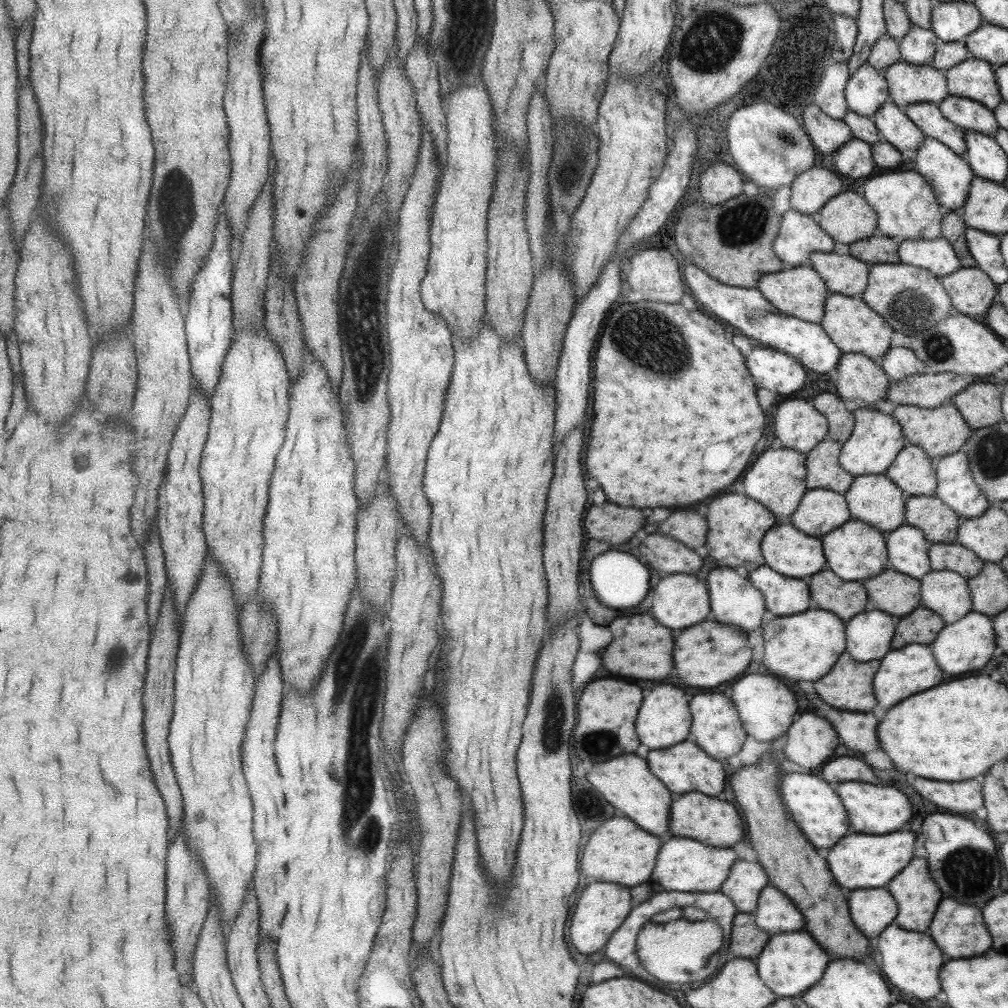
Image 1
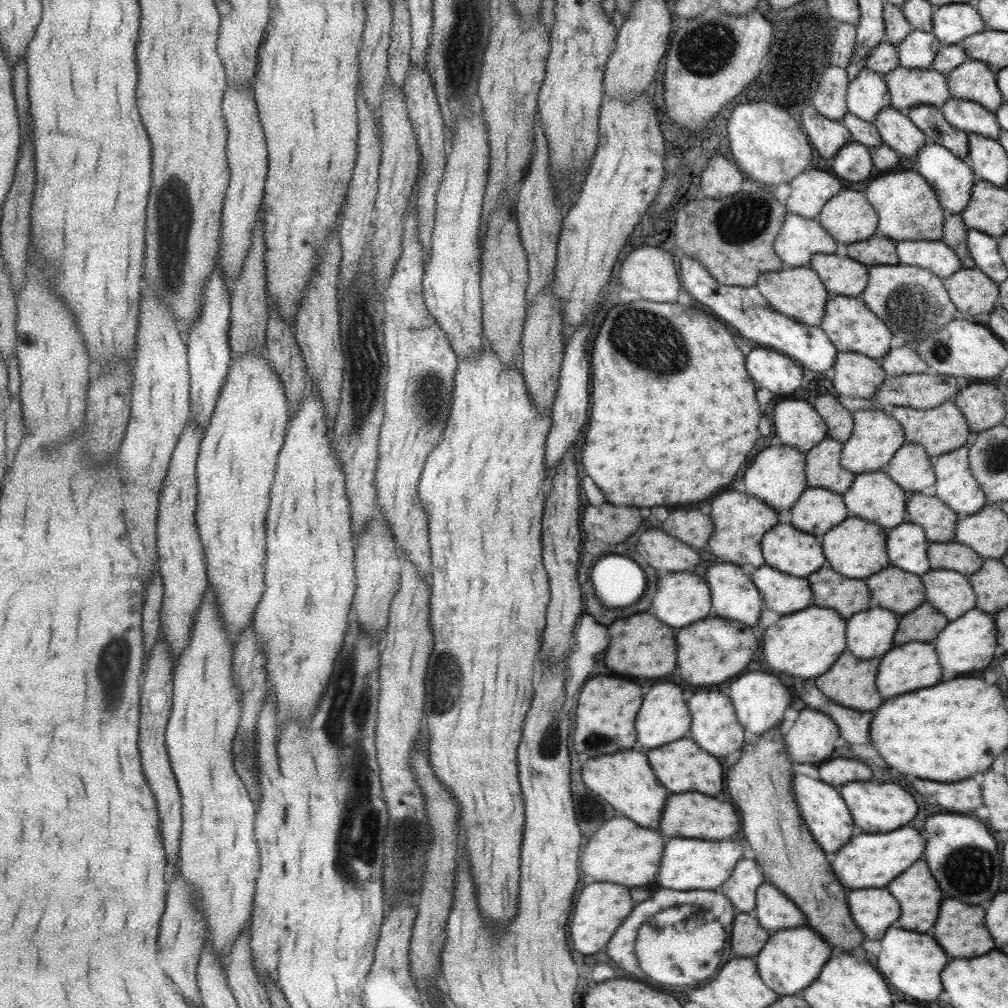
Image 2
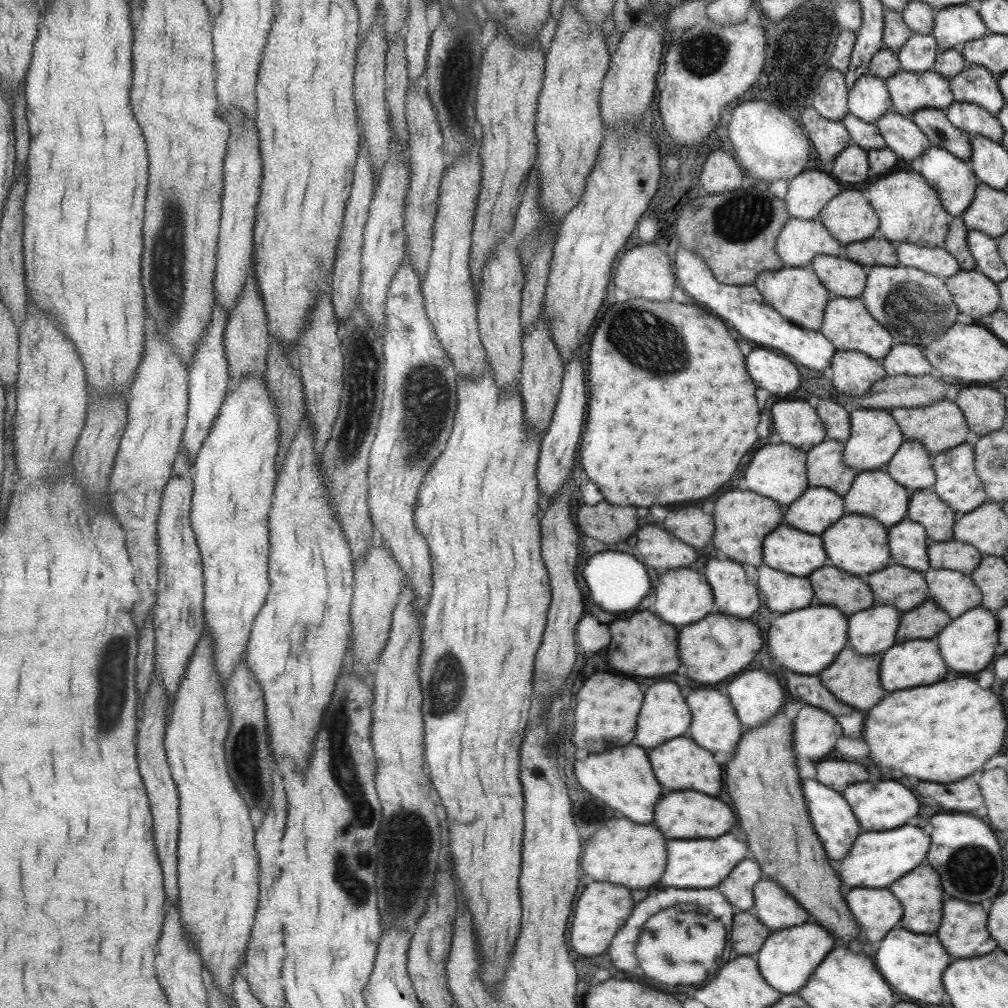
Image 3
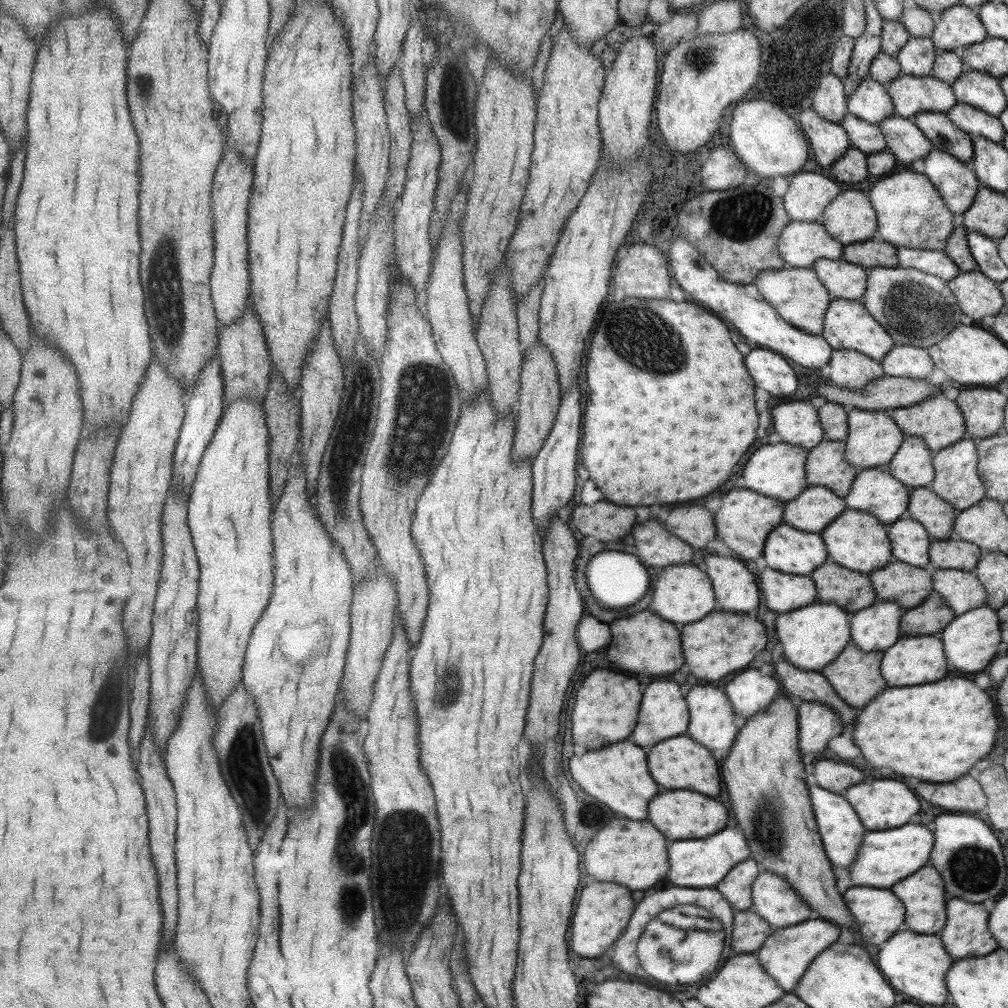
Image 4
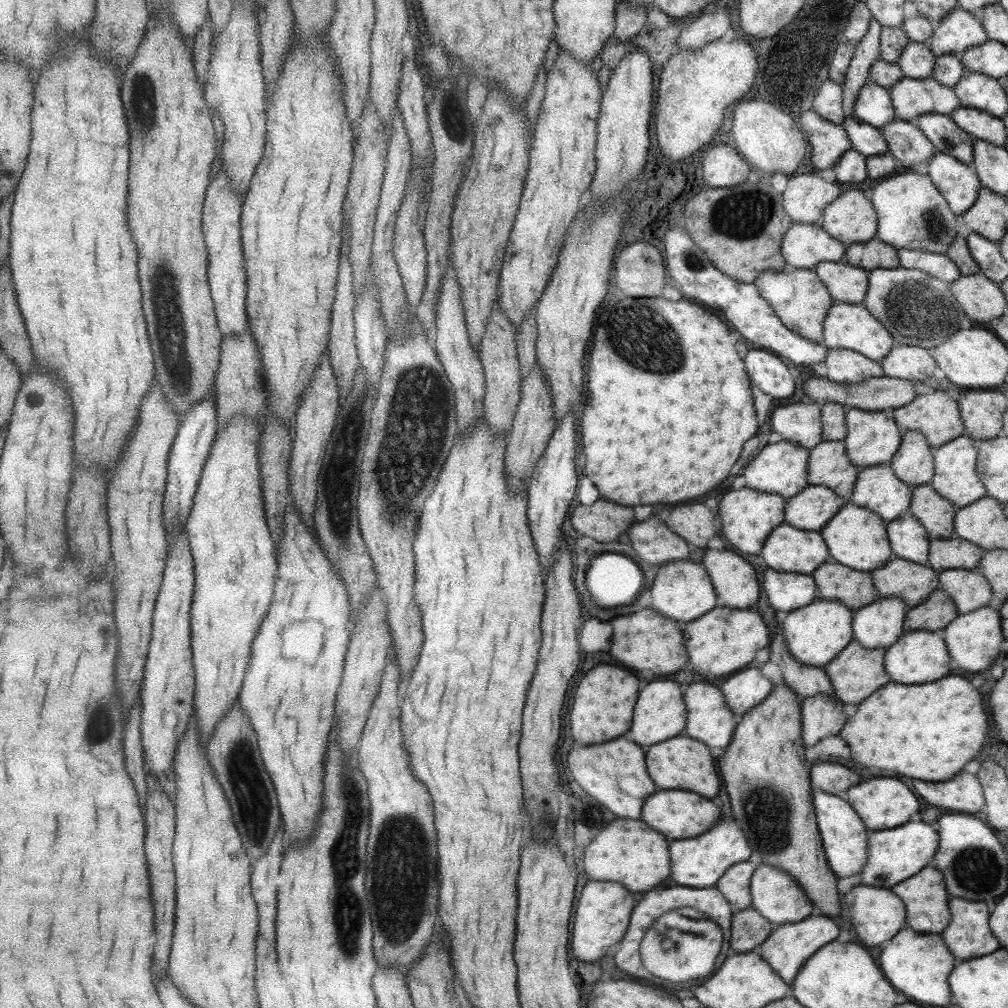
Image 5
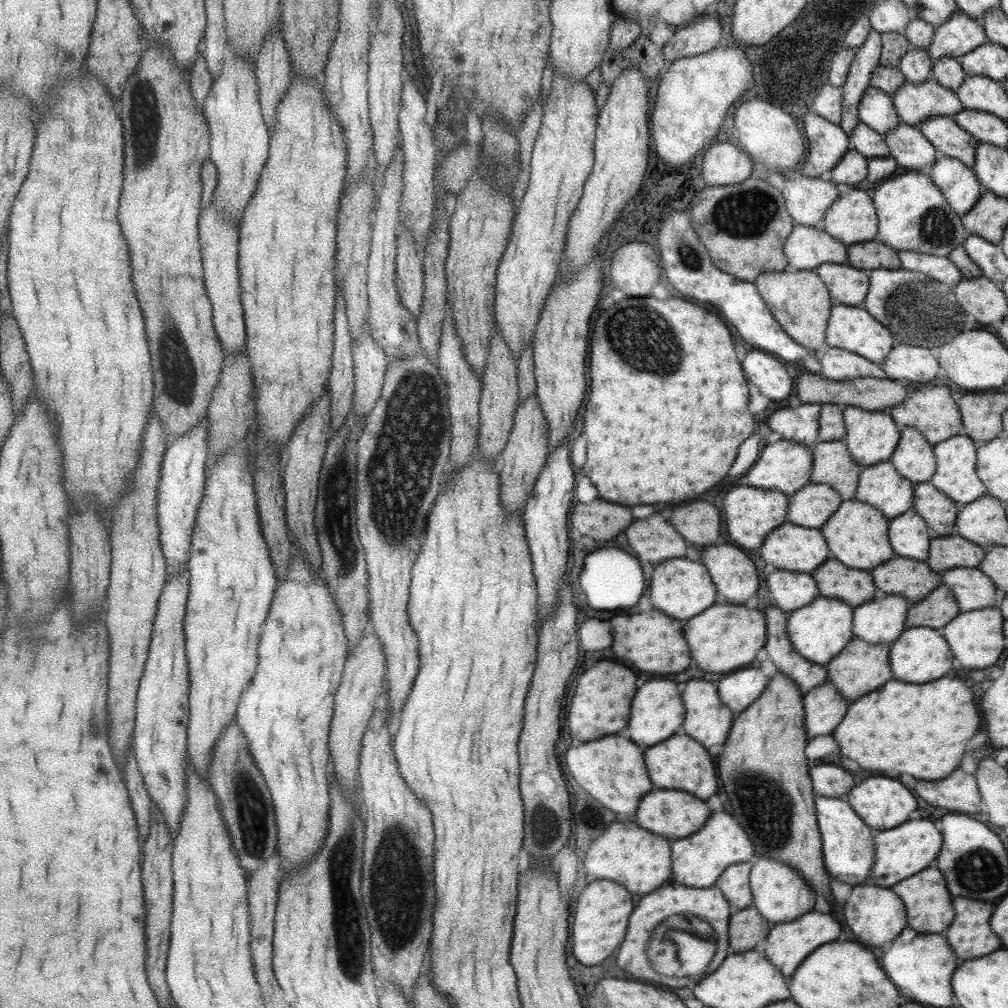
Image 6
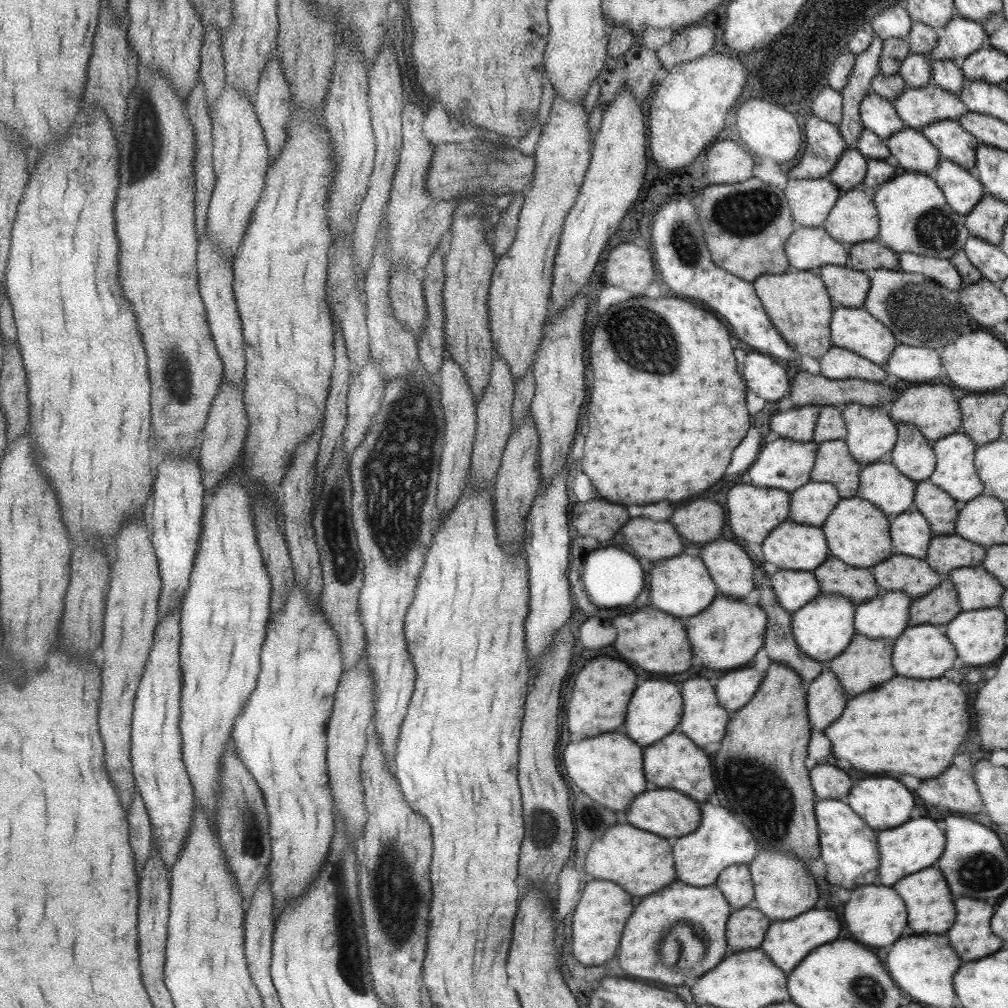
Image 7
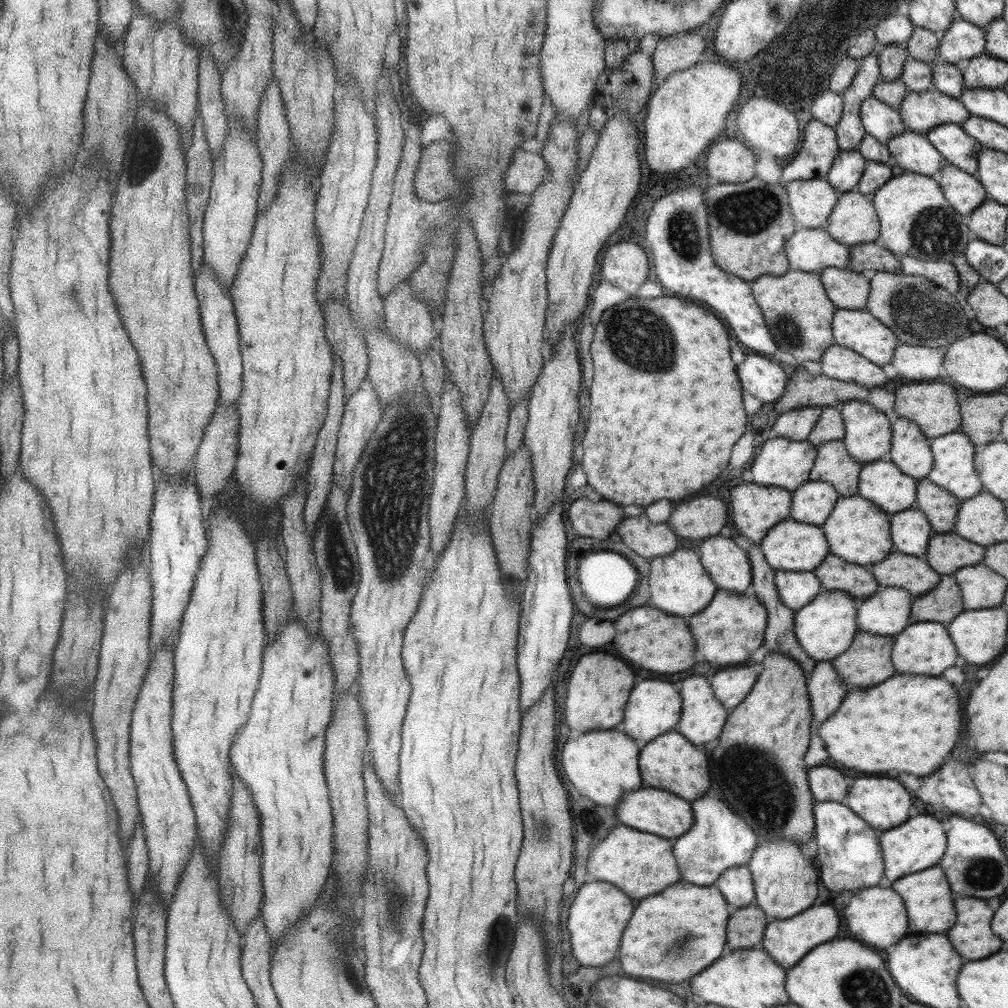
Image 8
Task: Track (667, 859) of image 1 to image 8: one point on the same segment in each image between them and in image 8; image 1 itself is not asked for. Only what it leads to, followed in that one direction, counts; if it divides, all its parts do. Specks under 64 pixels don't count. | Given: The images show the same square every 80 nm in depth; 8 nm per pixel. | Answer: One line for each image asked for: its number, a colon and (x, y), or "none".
2: (687, 864)
3: (690, 863)
4: (701, 863)
5: (698, 862)
6: (698, 861)
7: (720, 840)
8: (718, 839)

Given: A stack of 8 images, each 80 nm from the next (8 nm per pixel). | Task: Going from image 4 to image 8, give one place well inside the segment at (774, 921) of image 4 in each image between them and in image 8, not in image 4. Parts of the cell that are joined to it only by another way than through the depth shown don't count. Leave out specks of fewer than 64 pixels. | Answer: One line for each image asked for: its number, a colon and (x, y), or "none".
5: (775, 895)
6: (780, 894)
7: (783, 887)
8: (785, 882)

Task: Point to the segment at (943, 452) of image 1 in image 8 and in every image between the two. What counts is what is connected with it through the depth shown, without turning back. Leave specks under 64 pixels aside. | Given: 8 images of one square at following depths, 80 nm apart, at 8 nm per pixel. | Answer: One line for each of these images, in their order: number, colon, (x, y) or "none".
2: (942, 428)
3: (941, 425)
4: (938, 421)
5: (936, 416)
6: (930, 409)
7: (932, 409)
8: (933, 406)

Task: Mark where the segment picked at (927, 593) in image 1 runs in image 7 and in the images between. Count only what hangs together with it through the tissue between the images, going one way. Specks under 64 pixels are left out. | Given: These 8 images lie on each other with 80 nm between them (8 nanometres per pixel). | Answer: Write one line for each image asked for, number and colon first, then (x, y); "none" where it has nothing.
2: (949, 592)
3: (954, 592)
4: (961, 590)
5: (969, 591)
6: (972, 589)
7: (976, 588)

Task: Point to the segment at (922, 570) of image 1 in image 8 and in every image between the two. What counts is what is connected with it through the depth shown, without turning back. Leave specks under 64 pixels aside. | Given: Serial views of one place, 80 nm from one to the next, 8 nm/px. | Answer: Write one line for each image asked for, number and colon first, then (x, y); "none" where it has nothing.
2: (906, 545)
3: (907, 540)
4: (909, 542)
5: (908, 539)
6: (908, 534)
7: (910, 534)
8: (910, 530)

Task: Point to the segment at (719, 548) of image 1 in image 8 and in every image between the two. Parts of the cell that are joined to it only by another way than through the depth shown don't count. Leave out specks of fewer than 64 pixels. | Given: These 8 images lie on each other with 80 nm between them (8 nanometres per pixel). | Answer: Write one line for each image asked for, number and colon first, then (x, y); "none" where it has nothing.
2: (740, 520)
3: (742, 519)
4: (745, 518)
5: (747, 516)
6: (750, 513)
7: (752, 512)
8: (755, 508)

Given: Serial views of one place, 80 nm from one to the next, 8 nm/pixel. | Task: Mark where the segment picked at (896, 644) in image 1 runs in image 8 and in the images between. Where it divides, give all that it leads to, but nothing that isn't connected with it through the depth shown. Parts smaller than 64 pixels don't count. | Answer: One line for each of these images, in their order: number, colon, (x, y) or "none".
2: (922, 624)
3: (924, 621)
4: (928, 618)
5: (938, 610)
6: (939, 606)
7: (937, 607)
8: (940, 604)

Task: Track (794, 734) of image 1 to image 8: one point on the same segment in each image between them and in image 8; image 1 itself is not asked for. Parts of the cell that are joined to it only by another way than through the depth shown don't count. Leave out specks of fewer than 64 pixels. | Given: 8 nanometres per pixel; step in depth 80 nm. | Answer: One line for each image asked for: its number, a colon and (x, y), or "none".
2: (813, 735)
3: (815, 731)
4: (817, 722)
5: (821, 715)
6: (824, 706)
7: (825, 698)
8: (825, 688)

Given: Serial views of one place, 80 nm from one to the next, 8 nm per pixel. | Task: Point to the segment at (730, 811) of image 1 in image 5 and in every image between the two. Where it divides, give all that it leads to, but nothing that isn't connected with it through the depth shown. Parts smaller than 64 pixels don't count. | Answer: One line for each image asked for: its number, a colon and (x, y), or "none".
2: (691, 815)
3: (687, 814)
4: (680, 814)
5: (676, 814)

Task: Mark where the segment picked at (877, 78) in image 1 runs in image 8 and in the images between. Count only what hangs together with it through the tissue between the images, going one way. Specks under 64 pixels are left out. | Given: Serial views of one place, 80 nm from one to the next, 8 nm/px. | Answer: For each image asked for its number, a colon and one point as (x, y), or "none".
2: (867, 94)
3: (868, 99)
4: (870, 101)
5: (873, 105)
6: (875, 109)
7: (877, 114)
8: (879, 120)

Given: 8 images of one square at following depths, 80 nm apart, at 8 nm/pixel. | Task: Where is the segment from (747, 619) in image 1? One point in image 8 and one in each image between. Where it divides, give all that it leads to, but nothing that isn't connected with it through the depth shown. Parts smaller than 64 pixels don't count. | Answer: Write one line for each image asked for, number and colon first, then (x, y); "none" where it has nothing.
2: (733, 595)
3: (734, 595)
4: (735, 589)
5: (733, 578)
6: (734, 575)
7: (729, 567)
8: (727, 565)

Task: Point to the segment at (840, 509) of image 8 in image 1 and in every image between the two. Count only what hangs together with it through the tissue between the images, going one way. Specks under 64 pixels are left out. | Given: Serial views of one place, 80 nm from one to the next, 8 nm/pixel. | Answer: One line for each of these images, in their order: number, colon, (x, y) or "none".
1: (857, 551)
2: (856, 548)
3: (858, 544)
4: (858, 541)
5: (856, 537)
6: (856, 534)
7: (857, 533)

